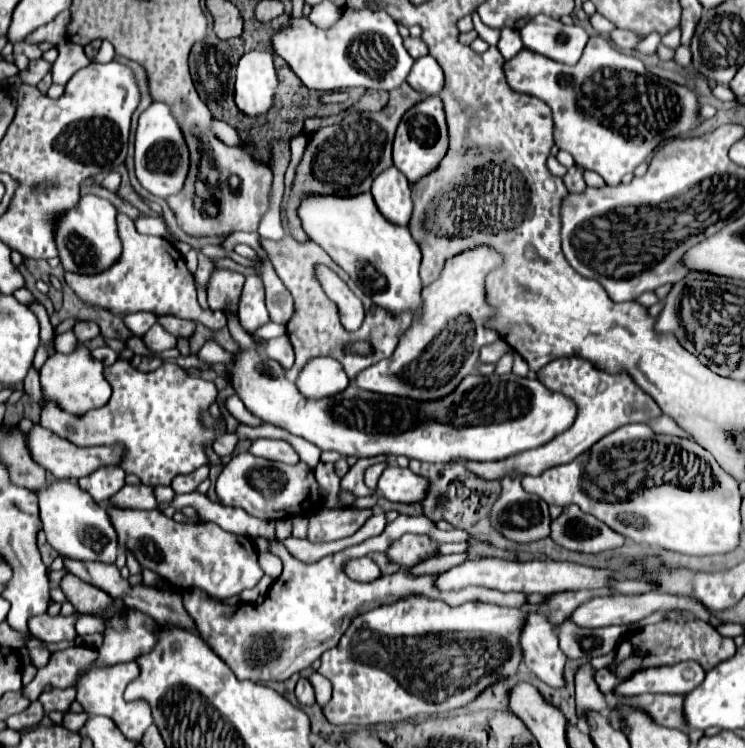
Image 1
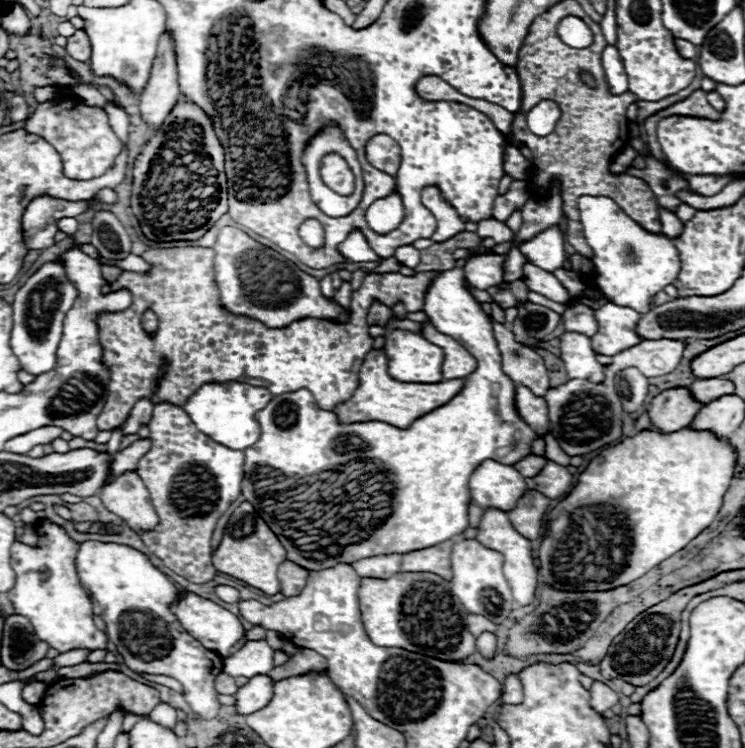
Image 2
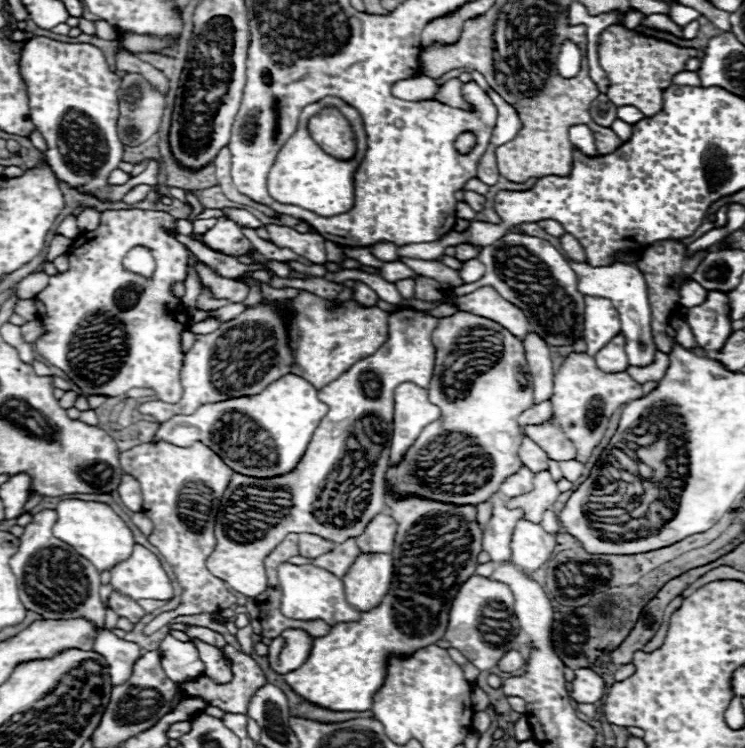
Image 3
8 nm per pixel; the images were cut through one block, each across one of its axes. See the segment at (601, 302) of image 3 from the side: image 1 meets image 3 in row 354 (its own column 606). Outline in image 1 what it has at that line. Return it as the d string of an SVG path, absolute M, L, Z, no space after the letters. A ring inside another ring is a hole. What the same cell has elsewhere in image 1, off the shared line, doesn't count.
M594 590L594 592L564 592L550 596L544 606L526 604L520 610L502 608L496 604L484 602L466 602L458 608L450 608L438 600L426 598L406 598L388 606L380 606L366 614L360 614L352 620L346 634L340 638L340 644L322 654L322 666L318 672L328 678L334 686L330 702L324 706L324 716L330 724L356 724L368 726L378 722L400 722L416 714L442 714L454 708L464 706L474 700L486 686L498 678L512 676L522 662L520 648L520 630L524 616L528 612L546 614L552 626L566 620L580 604L596 598L614 594L612 590Z

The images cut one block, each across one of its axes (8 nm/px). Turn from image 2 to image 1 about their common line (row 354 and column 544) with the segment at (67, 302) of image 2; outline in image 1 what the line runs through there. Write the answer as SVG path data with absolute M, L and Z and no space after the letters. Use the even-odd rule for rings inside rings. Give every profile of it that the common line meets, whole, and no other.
M538 14L524 28L524 48L538 52L562 64L576 64L588 42L584 28L572 24L564 26L560 20Z

